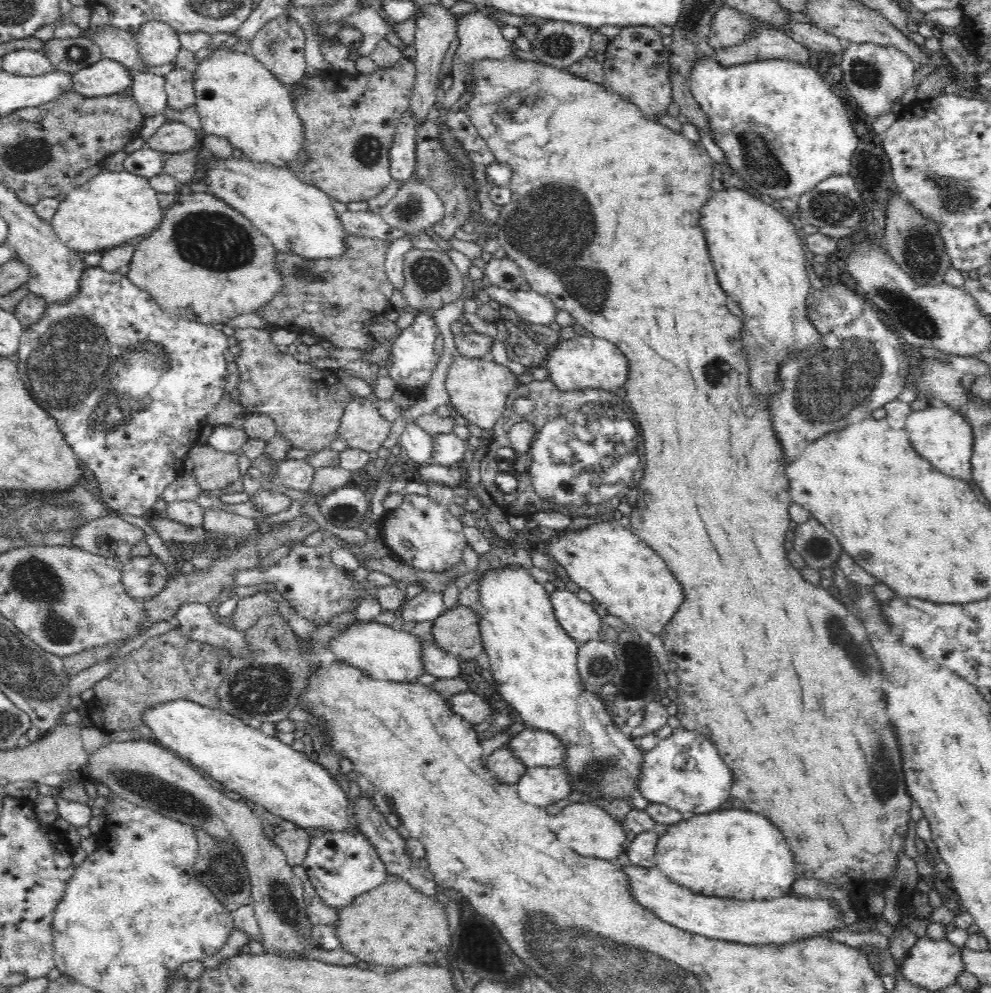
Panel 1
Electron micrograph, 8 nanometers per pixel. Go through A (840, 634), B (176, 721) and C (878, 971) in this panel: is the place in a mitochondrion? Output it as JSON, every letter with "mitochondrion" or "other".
{"A":"mitochondrion","B":"other","C":"other"}

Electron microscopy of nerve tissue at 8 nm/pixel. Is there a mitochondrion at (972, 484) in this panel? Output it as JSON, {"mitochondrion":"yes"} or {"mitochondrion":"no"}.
{"mitochondrion":"no"}

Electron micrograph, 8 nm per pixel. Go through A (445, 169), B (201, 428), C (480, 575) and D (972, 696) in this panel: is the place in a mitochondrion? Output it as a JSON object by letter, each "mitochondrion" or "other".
{"A":"mitochondrion","B":"other","C":"other","D":"other"}

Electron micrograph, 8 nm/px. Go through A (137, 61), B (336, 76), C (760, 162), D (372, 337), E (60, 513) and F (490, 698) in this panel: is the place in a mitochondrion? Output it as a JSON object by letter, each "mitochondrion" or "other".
{"A":"other","B":"other","C":"mitochondrion","D":"other","E":"mitochondrion","F":"other"}

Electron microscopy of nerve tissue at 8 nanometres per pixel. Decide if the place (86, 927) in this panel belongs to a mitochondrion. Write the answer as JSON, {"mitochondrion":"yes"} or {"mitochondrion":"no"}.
{"mitochondrion":"no"}

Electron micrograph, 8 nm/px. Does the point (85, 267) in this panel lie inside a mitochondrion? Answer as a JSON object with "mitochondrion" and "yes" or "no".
{"mitochondrion":"no"}

